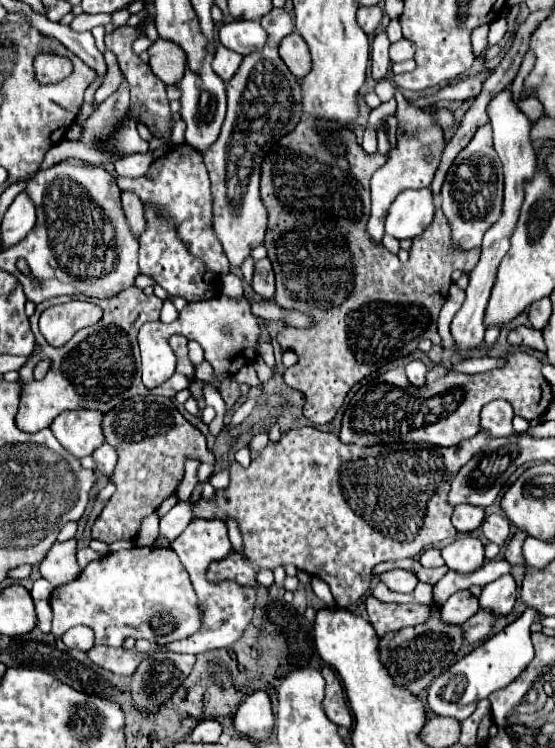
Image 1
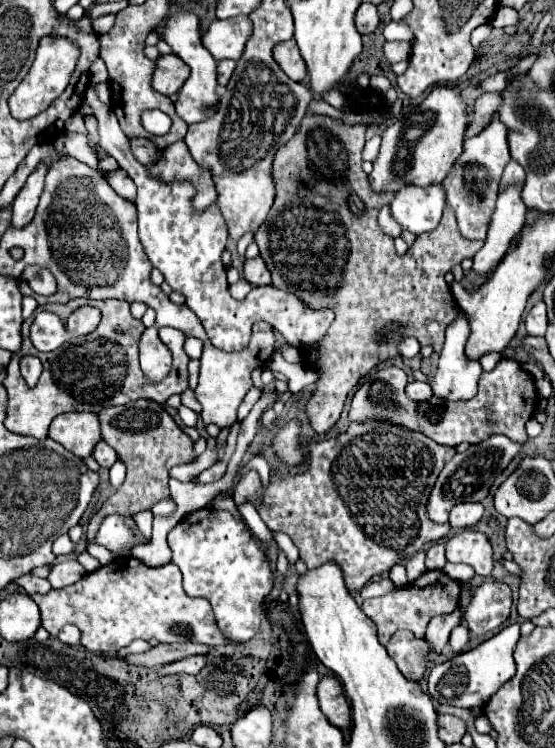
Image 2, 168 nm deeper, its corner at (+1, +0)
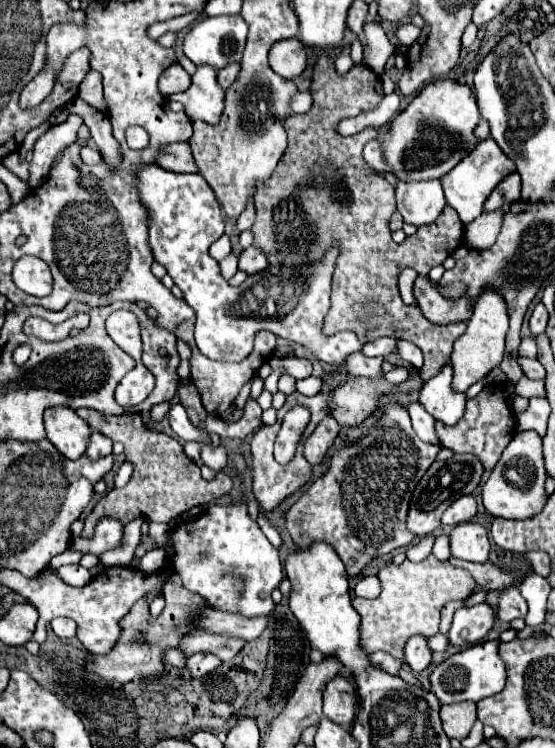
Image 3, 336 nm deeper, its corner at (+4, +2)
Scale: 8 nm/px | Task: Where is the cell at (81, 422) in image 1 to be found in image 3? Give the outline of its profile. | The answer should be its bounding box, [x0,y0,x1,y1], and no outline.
[44,406,90,460]

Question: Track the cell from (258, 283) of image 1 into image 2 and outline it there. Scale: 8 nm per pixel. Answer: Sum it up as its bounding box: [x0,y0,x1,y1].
[243,256,271,286]

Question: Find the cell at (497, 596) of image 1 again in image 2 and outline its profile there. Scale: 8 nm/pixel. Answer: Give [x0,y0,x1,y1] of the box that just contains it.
[463,580,511,636]

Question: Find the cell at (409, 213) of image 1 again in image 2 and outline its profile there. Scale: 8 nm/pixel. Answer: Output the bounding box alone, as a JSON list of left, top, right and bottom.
[391,186,445,234]

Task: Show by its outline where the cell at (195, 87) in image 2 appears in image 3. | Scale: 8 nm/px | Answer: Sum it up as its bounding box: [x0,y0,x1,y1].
[168,64,224,124]

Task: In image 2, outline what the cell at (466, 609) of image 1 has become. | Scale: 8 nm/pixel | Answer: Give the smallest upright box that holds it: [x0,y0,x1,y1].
[425,610,463,654]

